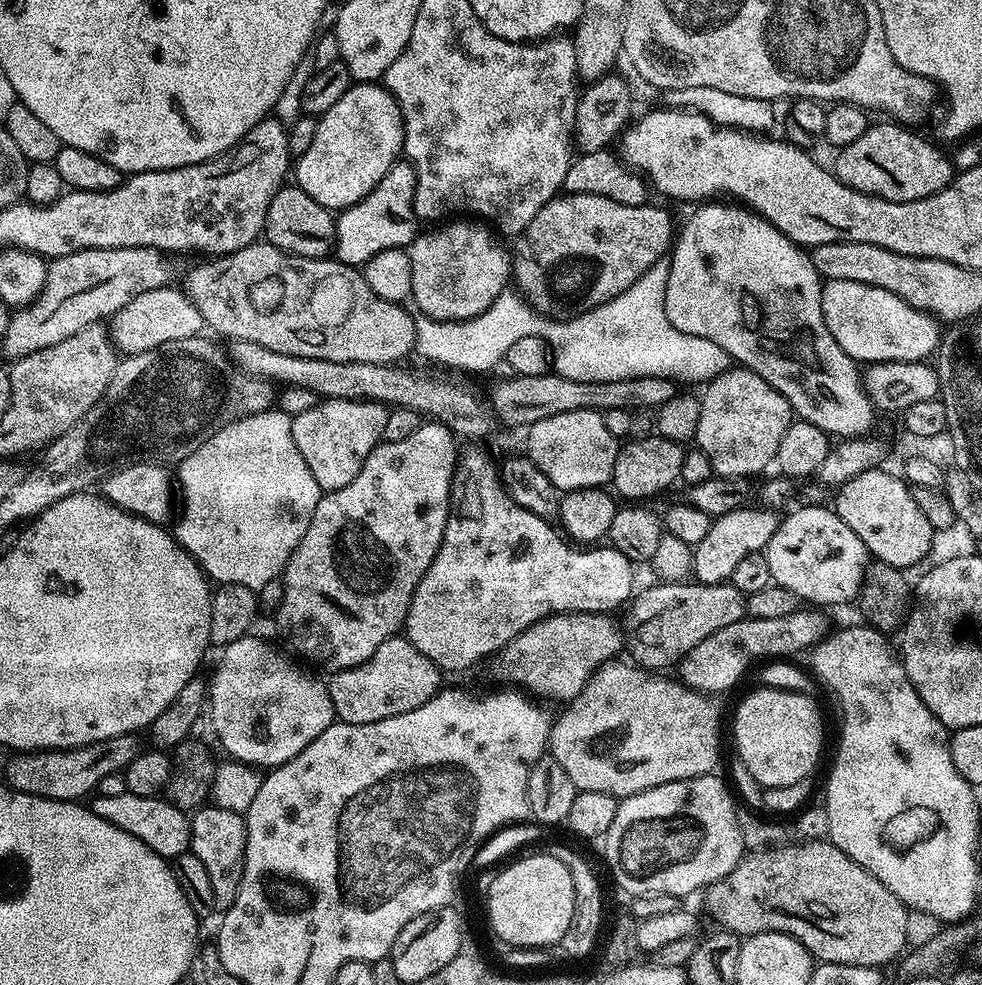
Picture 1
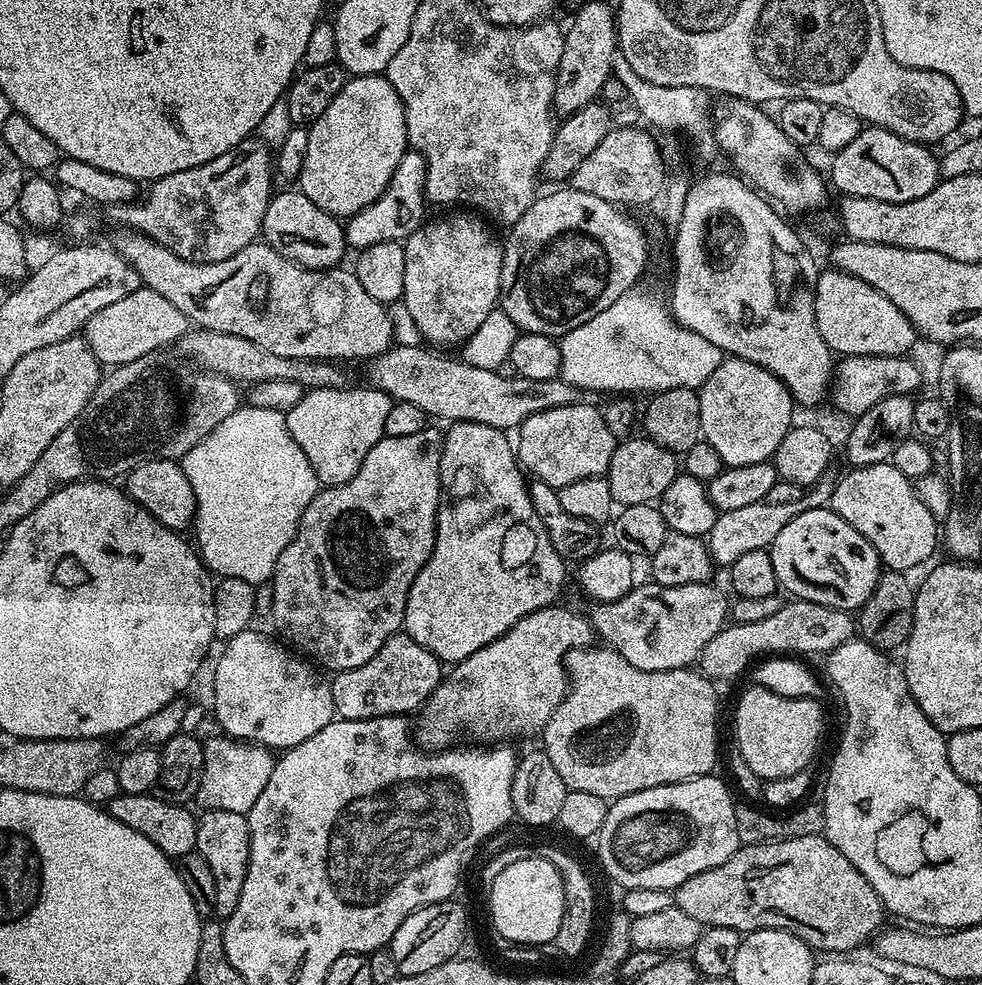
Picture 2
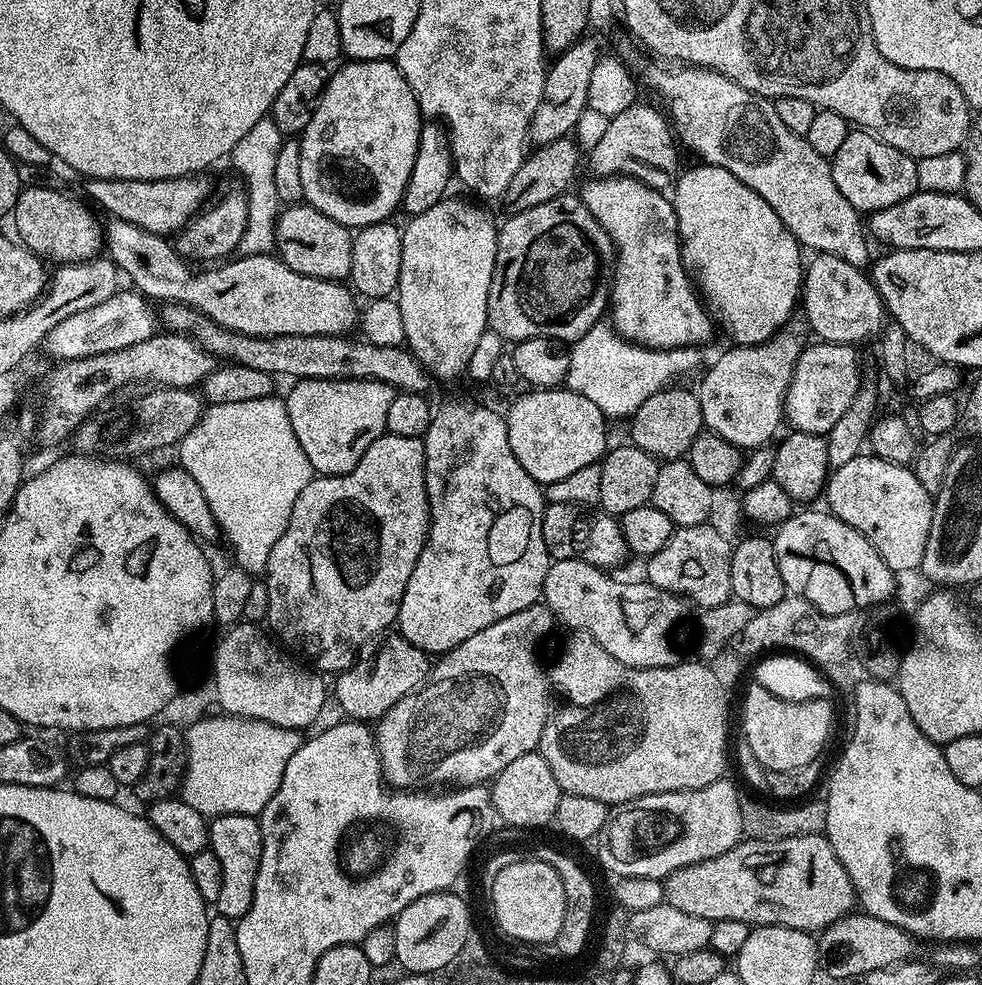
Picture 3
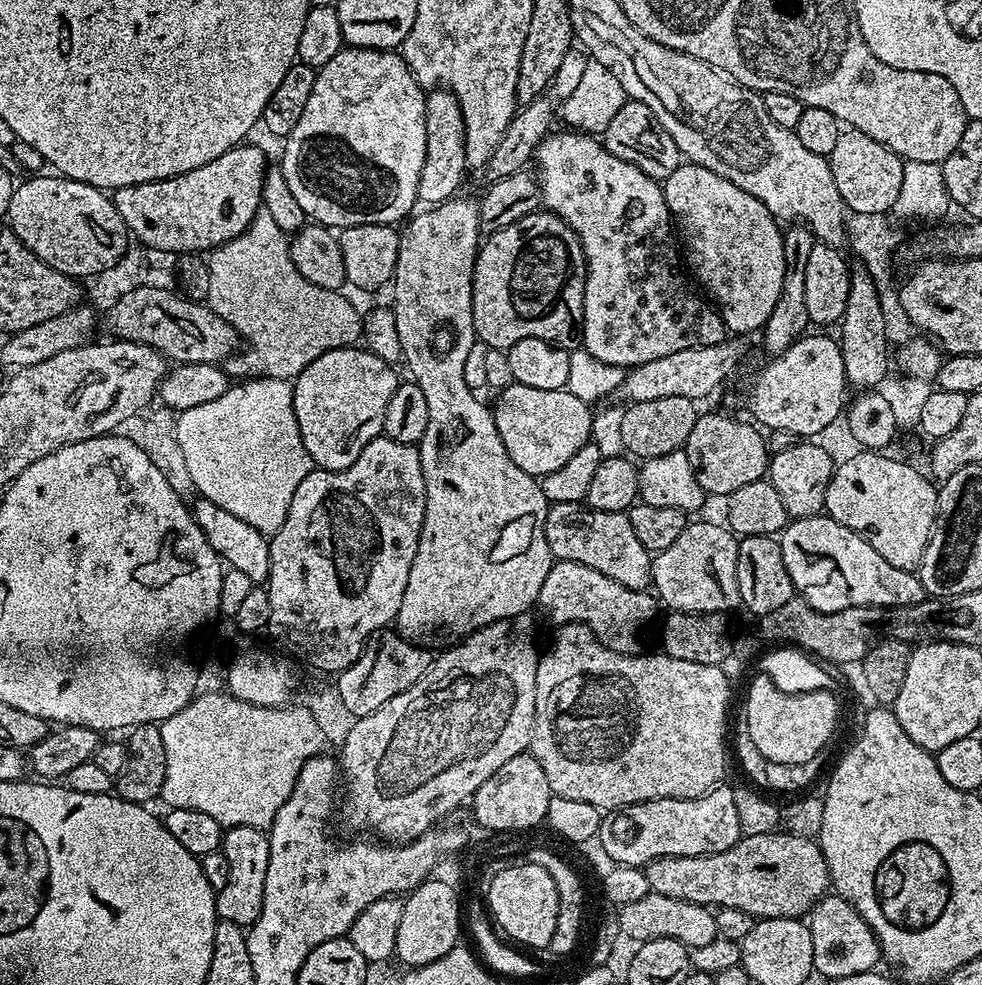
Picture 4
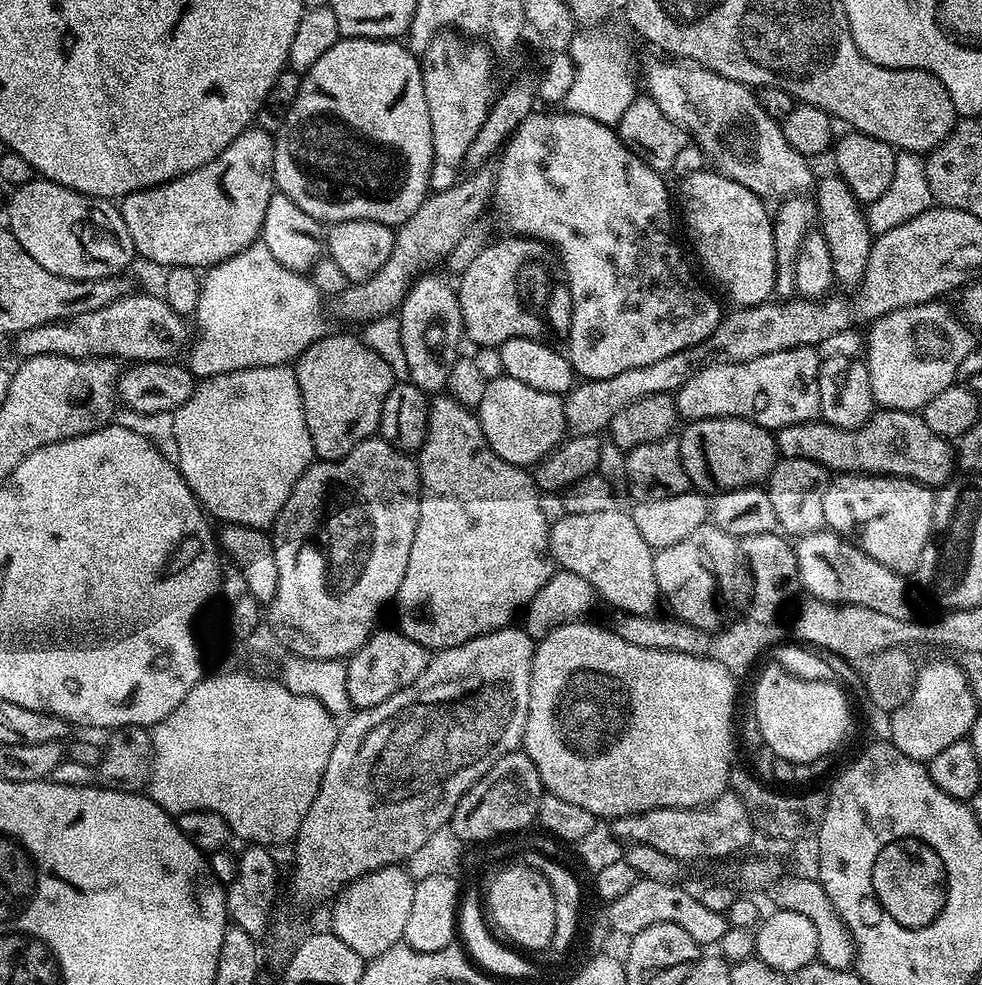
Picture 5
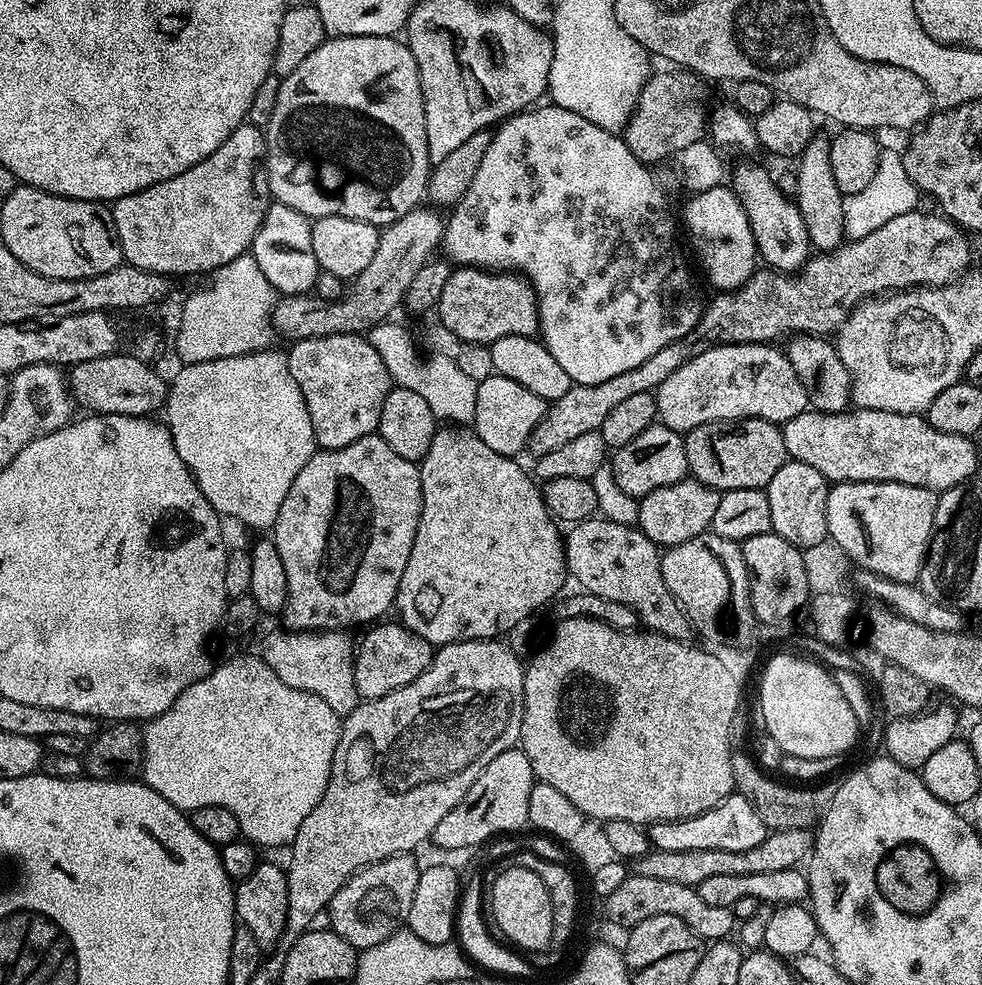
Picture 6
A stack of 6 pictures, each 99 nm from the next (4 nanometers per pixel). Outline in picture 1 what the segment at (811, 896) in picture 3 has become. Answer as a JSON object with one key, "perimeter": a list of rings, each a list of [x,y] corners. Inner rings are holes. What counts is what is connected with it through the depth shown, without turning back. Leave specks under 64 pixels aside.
{"perimeter":[[[827,839],[806,840],[803,844],[785,844],[782,848],[765,848],[763,852],[753,852],[745,855],[744,859],[738,862],[738,866],[734,866],[734,870],[730,870],[730,874],[726,874],[718,882],[708,885],[706,895],[708,895],[708,908],[712,911],[713,918],[720,922],[719,927],[721,929],[735,932],[741,938],[762,934],[763,932],[781,932],[787,936],[793,936],[795,940],[802,942],[802,946],[806,946],[806,950],[813,958],[825,964],[838,962],[846,966],[880,968],[885,966],[884,964],[890,963],[891,960],[891,964],[899,961],[902,953],[909,947],[909,909],[905,908],[904,903],[889,888],[882,886],[882,882],[878,882],[878,878],[874,878],[874,874],[870,874],[862,866],[858,866],[858,862],[851,860],[842,850],[838,850],[836,844],[829,842]]]}

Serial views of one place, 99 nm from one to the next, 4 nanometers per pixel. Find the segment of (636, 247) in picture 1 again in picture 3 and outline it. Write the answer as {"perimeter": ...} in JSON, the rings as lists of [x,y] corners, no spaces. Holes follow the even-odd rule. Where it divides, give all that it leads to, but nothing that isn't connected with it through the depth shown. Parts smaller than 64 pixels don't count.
{"perimeter":[[[565,194],[554,198],[550,202],[542,202],[542,206],[530,206],[530,210],[513,212],[507,217],[505,224],[501,223],[496,237],[496,261],[494,262],[494,278],[490,282],[490,298],[488,299],[488,327],[499,334],[505,342],[519,342],[548,336],[552,340],[561,342],[575,342],[586,334],[595,324],[601,323],[603,314],[610,304],[610,281],[614,276],[614,245],[606,234],[604,227],[590,214],[583,200],[576,194]]]}

